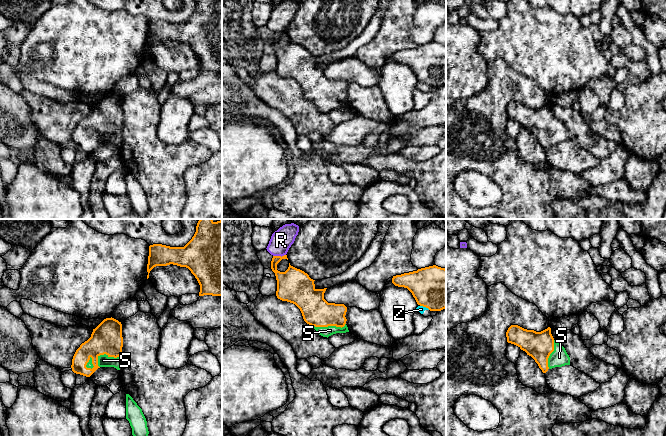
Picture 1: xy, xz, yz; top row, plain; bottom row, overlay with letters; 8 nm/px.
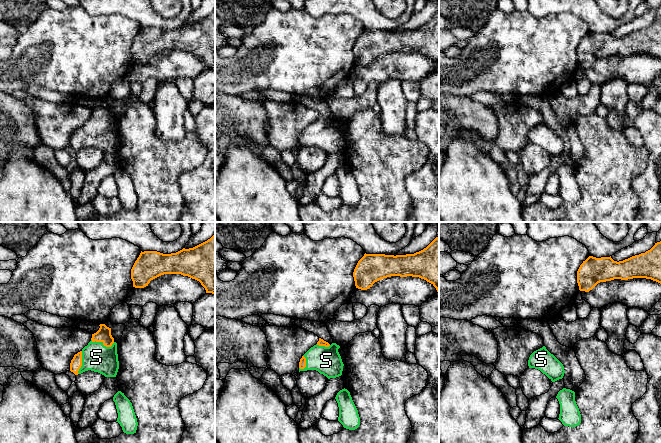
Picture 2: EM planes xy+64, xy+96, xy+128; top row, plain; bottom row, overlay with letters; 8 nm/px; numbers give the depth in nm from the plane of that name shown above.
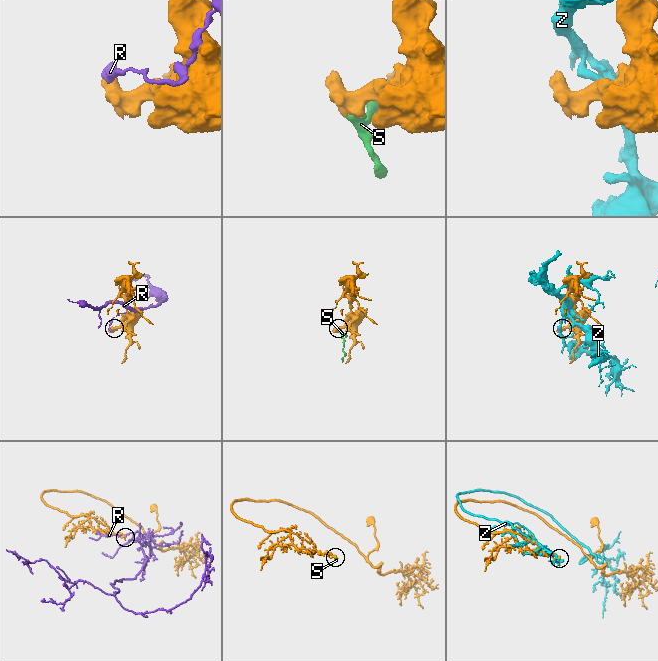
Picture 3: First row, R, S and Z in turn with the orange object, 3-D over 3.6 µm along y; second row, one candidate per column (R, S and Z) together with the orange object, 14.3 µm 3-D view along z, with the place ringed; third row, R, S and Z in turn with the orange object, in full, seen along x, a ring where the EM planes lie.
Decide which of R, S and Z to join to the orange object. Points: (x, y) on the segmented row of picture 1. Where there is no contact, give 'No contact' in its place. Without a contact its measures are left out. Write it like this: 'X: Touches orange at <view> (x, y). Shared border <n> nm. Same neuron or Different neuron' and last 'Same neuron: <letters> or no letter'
R: Touches orange at xz (279, 256). Shared border 110 nm. Different neuron
S: Touches orange at xy (105, 353). Shared border 220 nm. Same neuron
Z: Touches orange at xz (425, 306). Shared border 90 nm. Different neuron
Same neuron: S

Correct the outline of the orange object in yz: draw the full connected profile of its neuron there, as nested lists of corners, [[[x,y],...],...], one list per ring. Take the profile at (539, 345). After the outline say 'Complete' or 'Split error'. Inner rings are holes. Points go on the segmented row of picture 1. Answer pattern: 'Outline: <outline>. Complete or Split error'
Outline: [[[511,325],[506,332],[507,342],[518,346],[531,356],[543,373],[555,367],[570,365],[565,348],[551,334],[551,328],[536,332]]]. Split error

